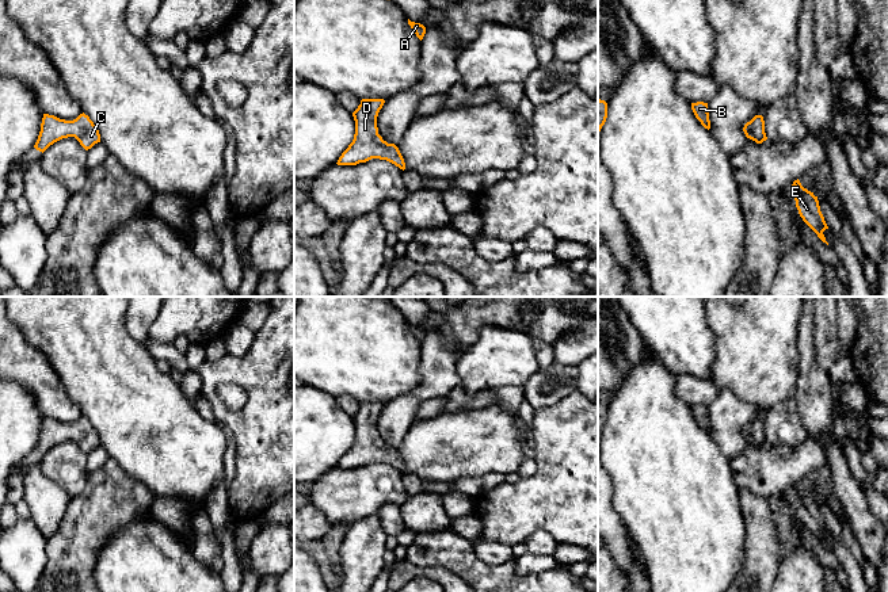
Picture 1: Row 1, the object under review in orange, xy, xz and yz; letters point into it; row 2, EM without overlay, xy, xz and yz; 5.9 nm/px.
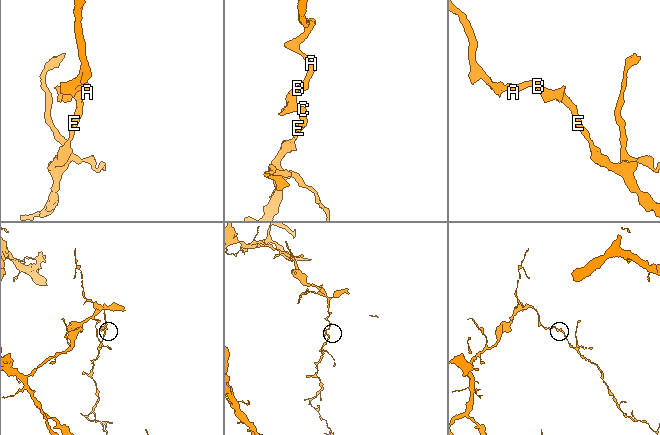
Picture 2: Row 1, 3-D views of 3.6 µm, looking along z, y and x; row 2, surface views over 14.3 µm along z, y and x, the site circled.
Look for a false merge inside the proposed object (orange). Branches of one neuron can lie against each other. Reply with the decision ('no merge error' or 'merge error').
no merge error

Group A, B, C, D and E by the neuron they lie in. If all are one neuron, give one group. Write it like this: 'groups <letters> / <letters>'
groups A B C D E

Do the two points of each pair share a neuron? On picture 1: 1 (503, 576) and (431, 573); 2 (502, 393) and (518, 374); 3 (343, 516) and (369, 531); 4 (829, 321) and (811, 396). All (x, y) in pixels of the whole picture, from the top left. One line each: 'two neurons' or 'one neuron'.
1: two neurons
2: two neurons
3: two neurons
4: two neurons

